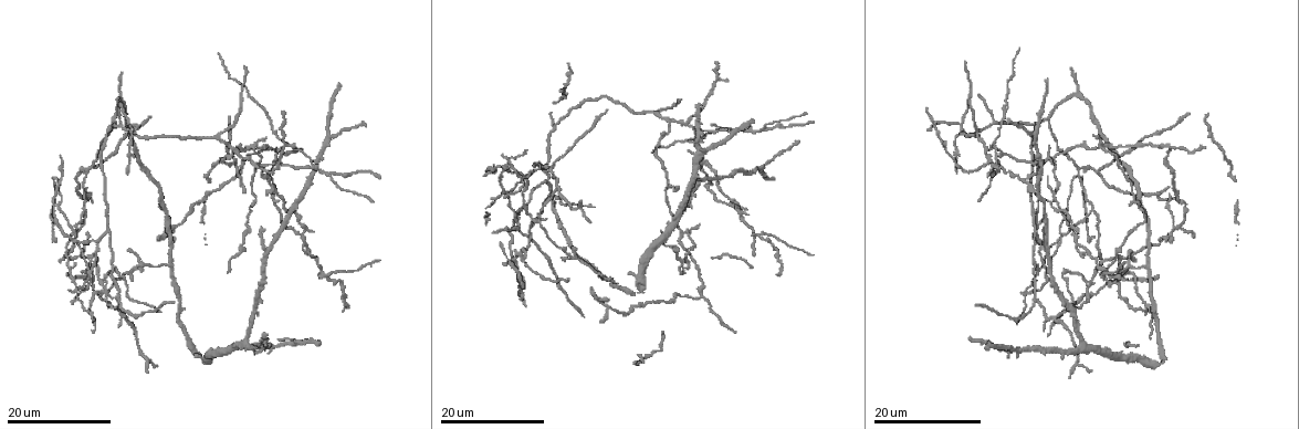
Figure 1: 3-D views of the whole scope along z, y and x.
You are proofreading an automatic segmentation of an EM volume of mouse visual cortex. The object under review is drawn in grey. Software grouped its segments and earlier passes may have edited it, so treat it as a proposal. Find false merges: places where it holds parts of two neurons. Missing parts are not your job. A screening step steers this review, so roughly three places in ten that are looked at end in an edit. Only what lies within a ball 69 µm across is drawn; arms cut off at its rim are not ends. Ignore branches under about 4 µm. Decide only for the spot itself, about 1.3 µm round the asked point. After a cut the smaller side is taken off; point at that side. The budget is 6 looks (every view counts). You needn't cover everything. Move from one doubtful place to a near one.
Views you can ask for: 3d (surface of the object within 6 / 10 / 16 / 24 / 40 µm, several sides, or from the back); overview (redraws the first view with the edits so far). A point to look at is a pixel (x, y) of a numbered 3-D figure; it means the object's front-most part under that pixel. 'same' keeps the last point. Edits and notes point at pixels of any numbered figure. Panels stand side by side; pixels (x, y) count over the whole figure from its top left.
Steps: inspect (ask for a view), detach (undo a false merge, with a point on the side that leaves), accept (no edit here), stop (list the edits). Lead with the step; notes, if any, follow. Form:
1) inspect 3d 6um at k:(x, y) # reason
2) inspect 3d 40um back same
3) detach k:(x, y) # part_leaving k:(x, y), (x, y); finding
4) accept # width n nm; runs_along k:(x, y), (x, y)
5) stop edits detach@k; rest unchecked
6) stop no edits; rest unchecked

inspect 3d 16um at 1:(109, 130) # arms part here

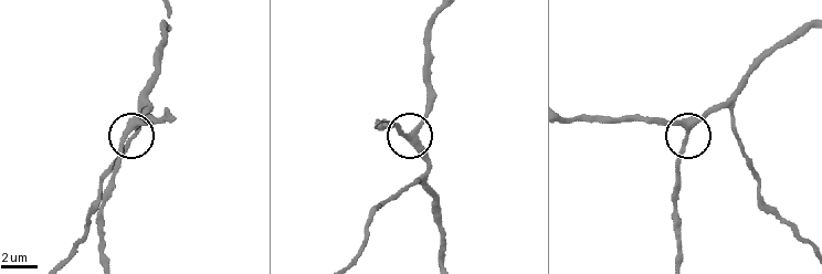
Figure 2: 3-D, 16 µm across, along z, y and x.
inspect 3d 10um at 2:(128, 128)

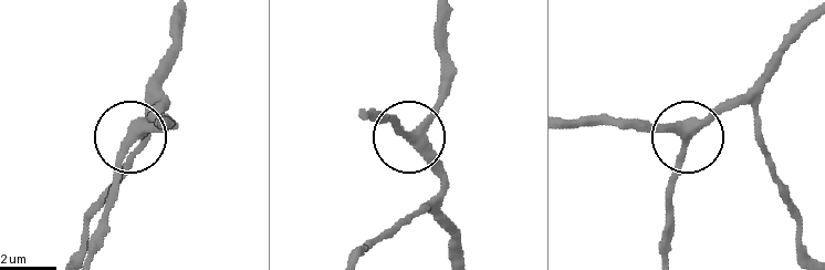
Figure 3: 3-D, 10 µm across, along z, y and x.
accept # arms 3; runs_along 3:(183, 19), (159, 112), (121, 162), (104, 224); one neuron here

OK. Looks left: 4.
inspect 3d 24um at 1:(985, 148) # three-way junction

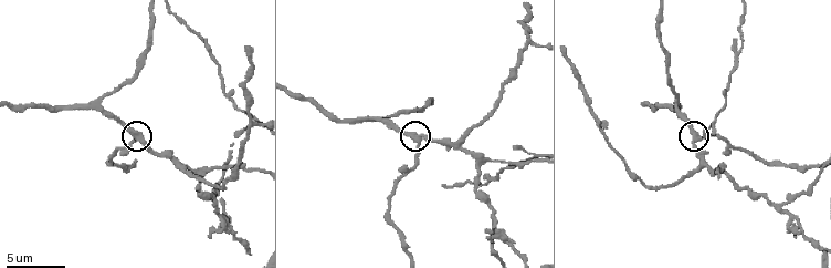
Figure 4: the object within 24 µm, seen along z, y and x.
inspect 3d 10um at 4:(419, 142) # zoom in

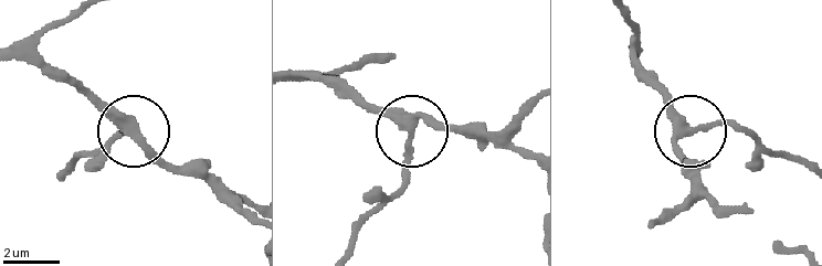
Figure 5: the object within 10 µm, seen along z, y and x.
accept # width 290 nm; runs_along 5:(291, 77), (326, 83), (411, 125), (433, 120), (459, 127); continuous, no second neuron

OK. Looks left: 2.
stop no edits; rest unchecked

